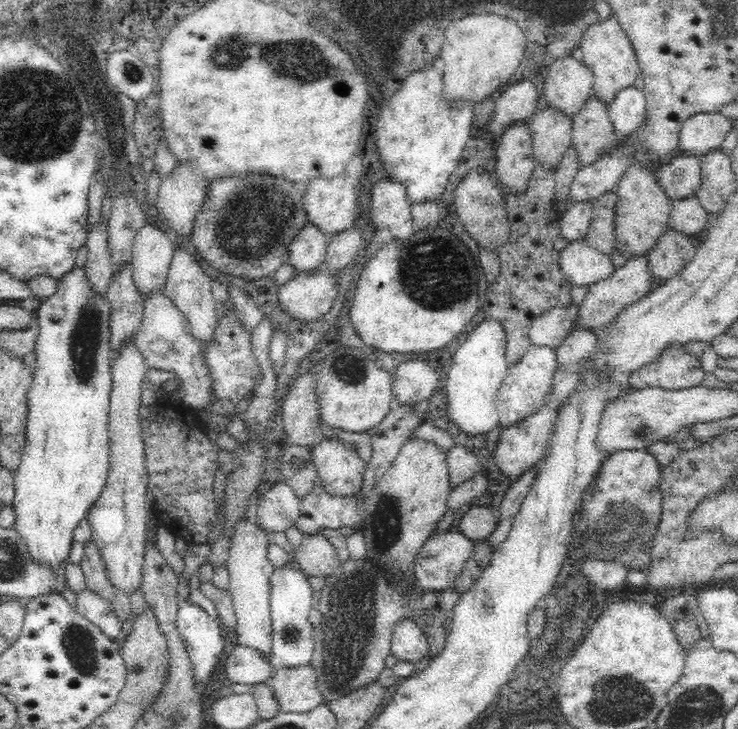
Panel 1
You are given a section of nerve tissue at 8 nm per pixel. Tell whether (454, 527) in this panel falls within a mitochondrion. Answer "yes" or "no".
no

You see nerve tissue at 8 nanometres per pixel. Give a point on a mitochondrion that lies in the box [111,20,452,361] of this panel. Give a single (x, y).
(303, 63)

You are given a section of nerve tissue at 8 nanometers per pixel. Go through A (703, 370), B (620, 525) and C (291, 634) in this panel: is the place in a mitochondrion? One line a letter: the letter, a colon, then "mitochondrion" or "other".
A: other
B: mitochondrion
C: mitochondrion

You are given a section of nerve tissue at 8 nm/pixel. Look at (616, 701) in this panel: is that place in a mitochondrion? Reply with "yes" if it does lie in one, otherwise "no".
yes

